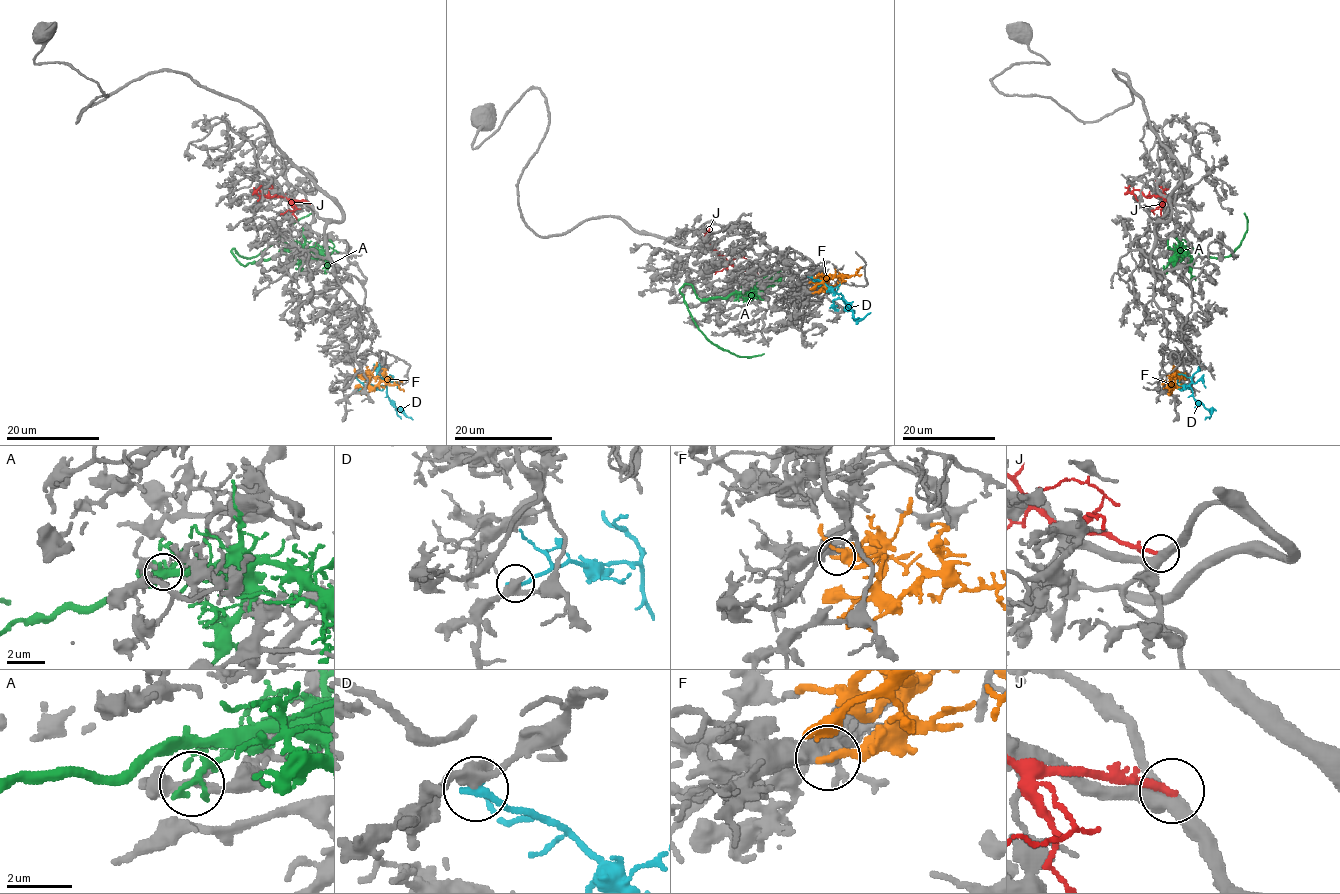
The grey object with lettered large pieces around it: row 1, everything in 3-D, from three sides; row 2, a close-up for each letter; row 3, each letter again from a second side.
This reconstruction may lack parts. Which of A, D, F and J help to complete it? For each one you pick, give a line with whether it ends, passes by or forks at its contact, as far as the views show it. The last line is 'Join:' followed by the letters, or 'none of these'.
F: it ends there
Join: F

